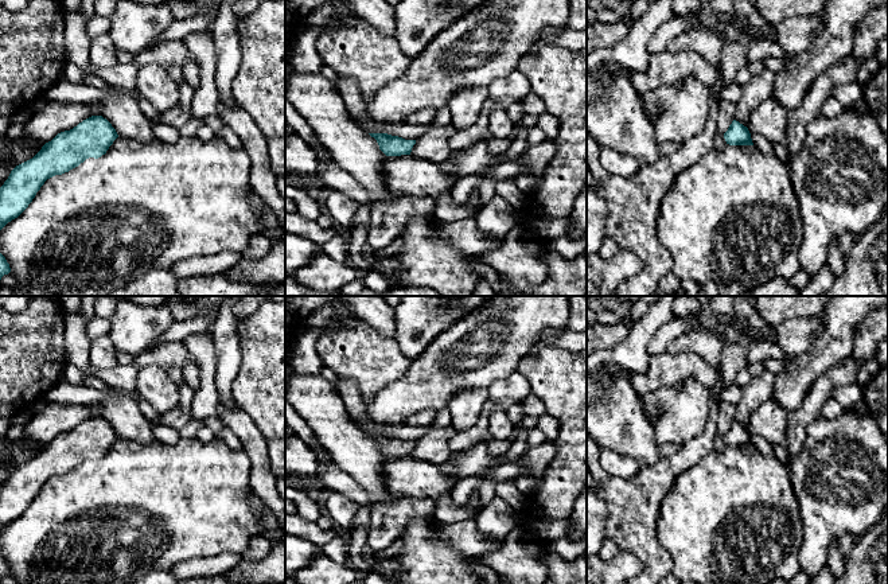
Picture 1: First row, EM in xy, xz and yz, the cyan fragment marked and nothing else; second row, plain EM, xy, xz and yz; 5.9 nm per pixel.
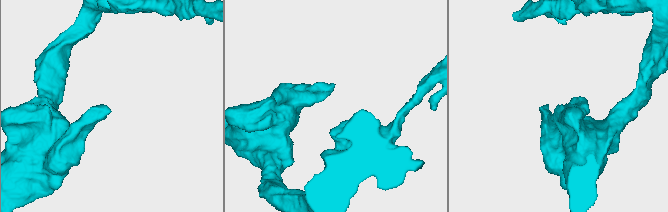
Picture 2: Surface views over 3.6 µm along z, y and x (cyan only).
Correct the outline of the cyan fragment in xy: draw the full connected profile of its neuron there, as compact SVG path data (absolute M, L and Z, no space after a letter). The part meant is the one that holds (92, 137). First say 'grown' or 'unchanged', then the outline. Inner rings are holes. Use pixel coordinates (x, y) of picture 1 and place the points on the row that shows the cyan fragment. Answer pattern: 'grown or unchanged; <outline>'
unchanged; M91 116L73 129L58 133L32 159L16 166L0 187L0 230L28 207L47 179L69 172L89 157L101 157L117 137L116 129L106 118Z

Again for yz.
unchanged; M736 120L732 121L724 133L724 139L729 145L753 145L748 128Z

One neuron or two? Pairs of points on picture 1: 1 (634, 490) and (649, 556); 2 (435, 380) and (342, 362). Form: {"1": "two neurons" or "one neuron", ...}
{"1": "one neuron", "2": "two neurons"}

